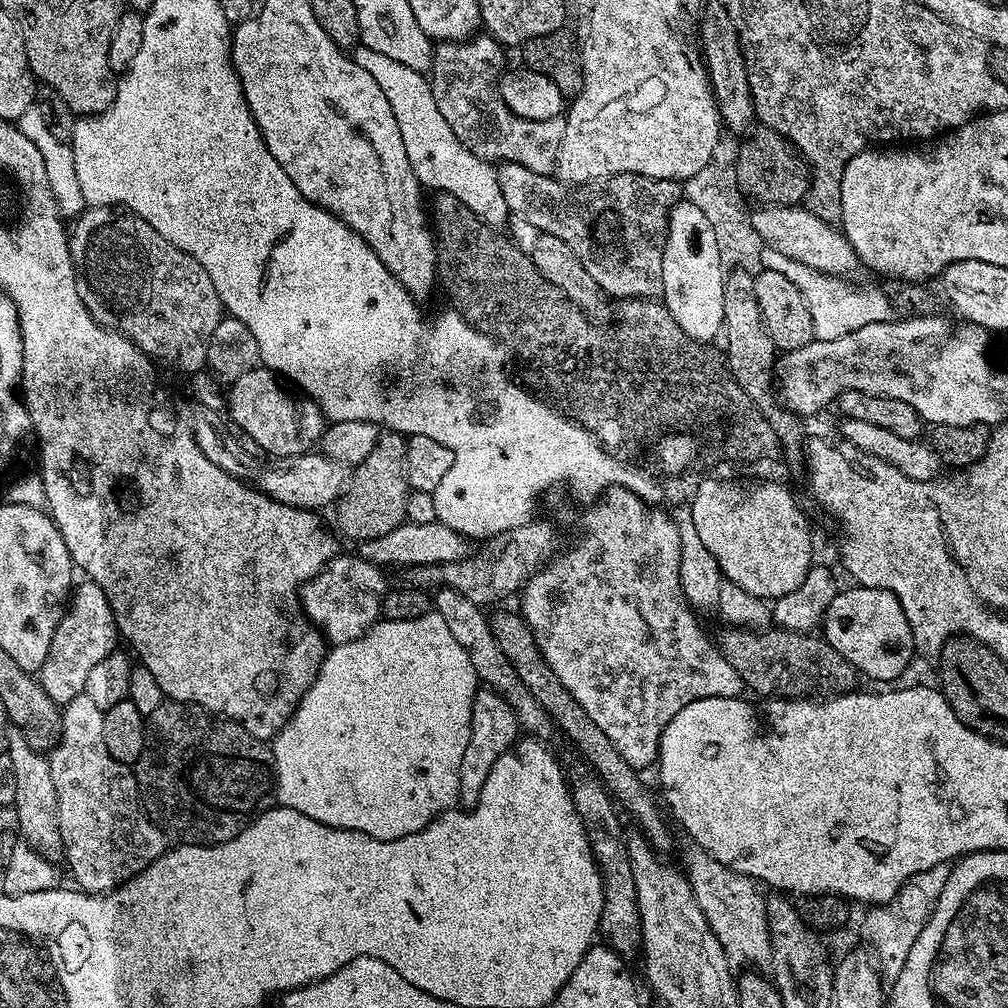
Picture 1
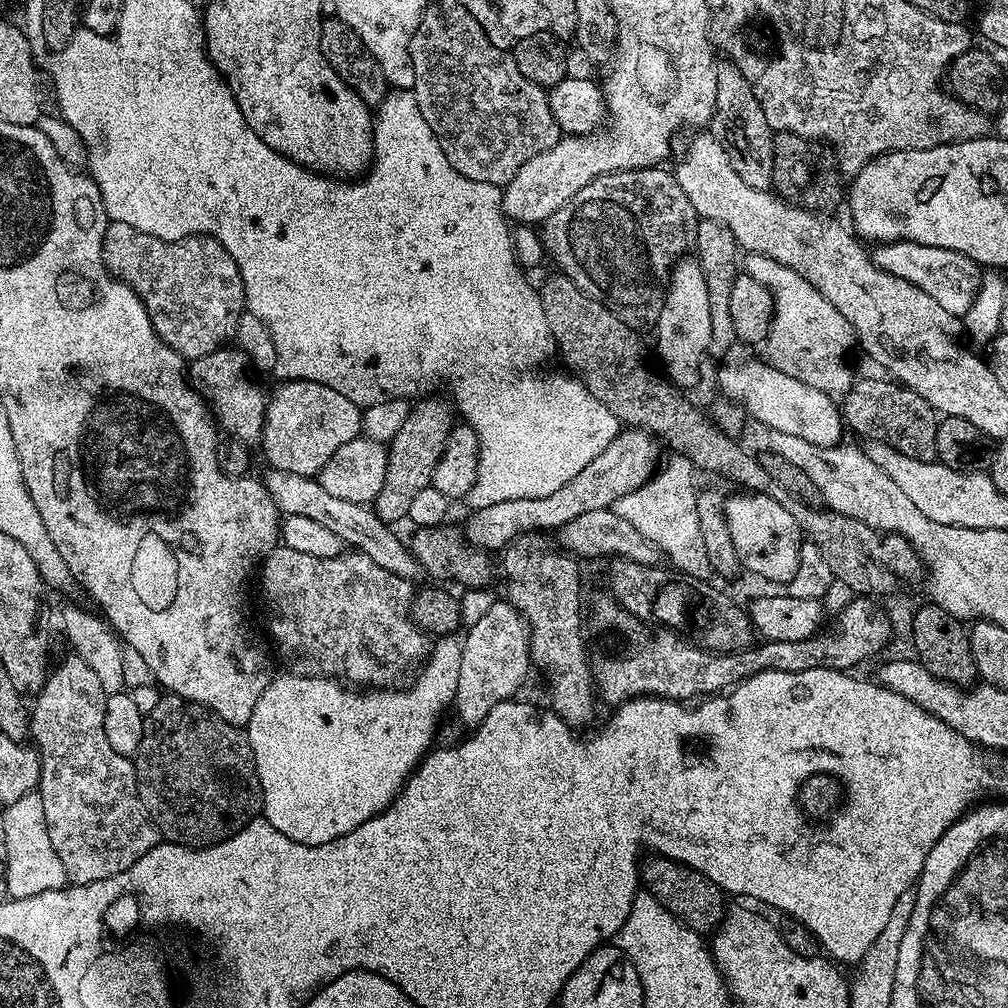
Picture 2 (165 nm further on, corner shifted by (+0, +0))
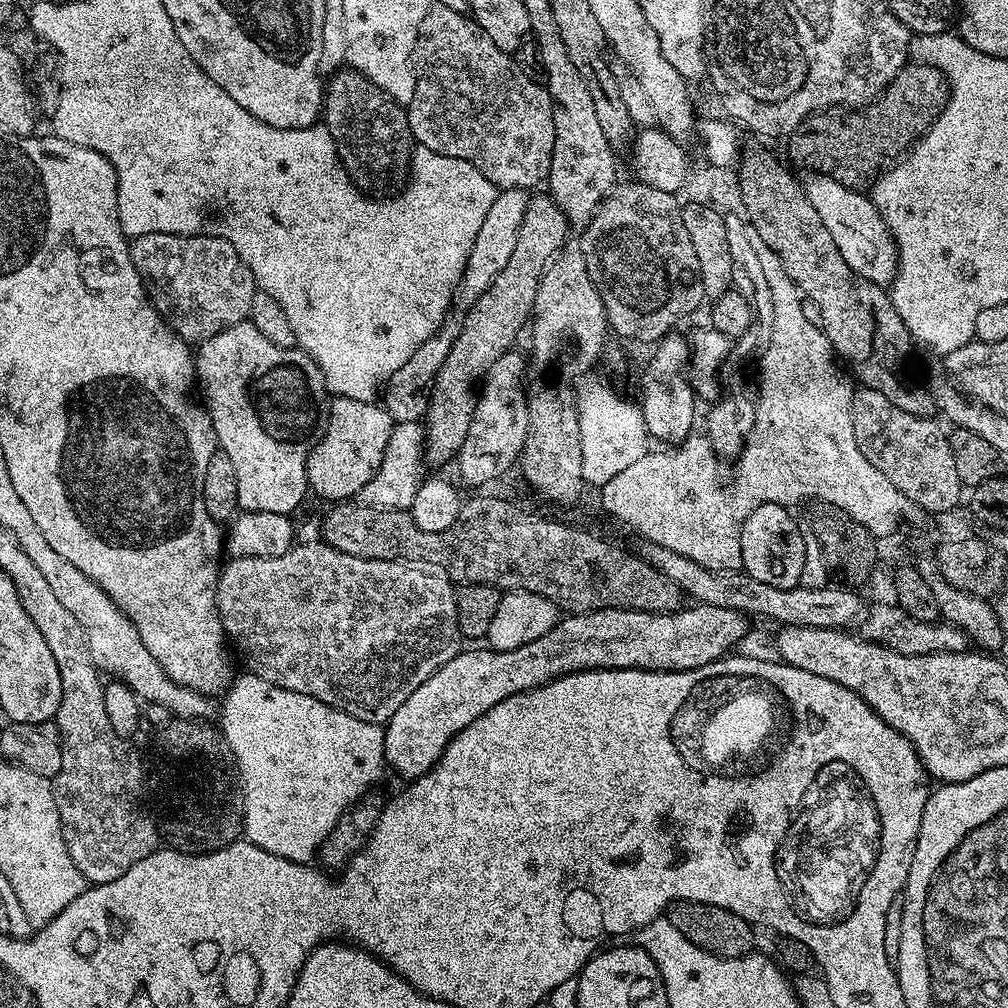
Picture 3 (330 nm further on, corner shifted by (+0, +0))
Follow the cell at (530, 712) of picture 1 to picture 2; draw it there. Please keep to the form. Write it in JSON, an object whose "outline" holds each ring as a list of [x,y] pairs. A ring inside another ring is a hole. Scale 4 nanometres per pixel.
{"outline":[[[268,468],[262,476],[262,488],[267,499],[277,507],[284,516],[297,516],[298,518],[310,518],[321,526],[326,526],[338,538],[344,540],[345,545],[358,552],[363,552],[382,570],[390,570],[390,574],[398,574],[400,578],[416,582],[419,576],[425,575],[424,567],[414,558],[411,547],[404,544],[395,536],[393,525],[387,524],[382,518],[378,518],[375,507],[358,502],[346,502],[342,498],[334,498],[326,490],[326,486],[320,484],[319,479],[302,474],[286,474],[286,470]]]}

